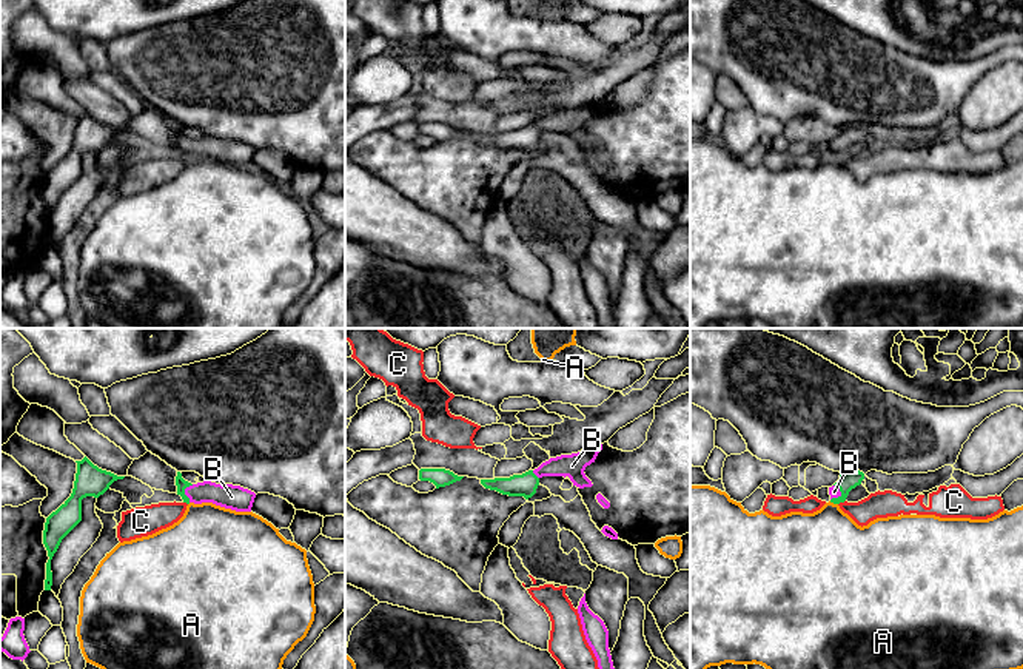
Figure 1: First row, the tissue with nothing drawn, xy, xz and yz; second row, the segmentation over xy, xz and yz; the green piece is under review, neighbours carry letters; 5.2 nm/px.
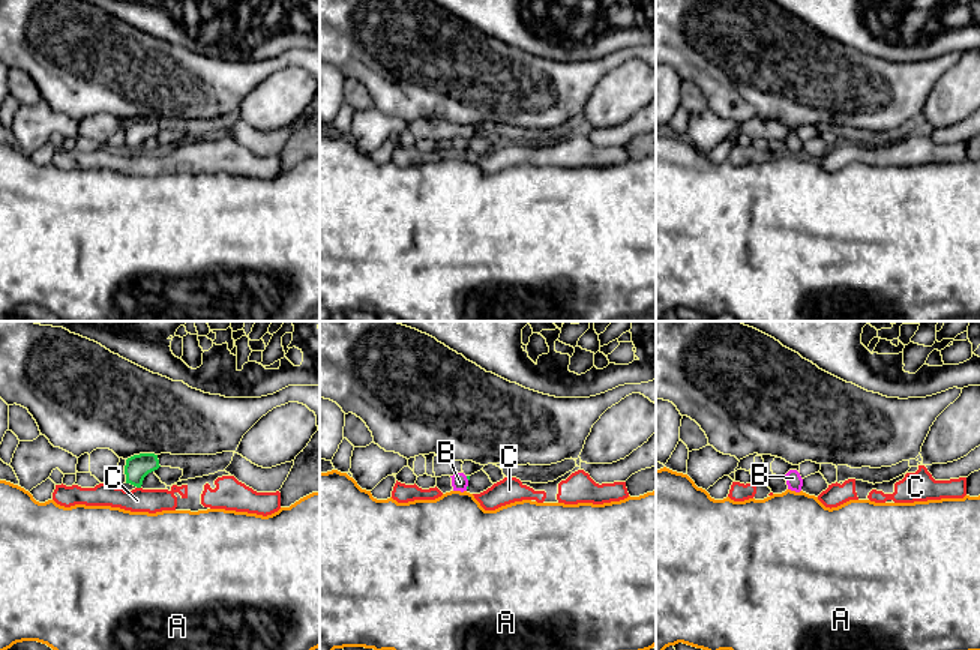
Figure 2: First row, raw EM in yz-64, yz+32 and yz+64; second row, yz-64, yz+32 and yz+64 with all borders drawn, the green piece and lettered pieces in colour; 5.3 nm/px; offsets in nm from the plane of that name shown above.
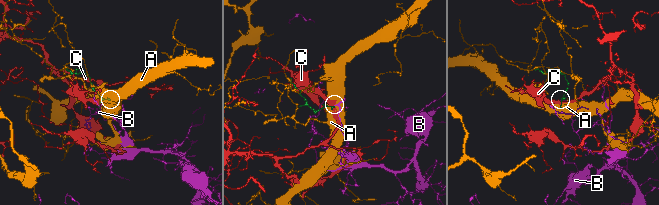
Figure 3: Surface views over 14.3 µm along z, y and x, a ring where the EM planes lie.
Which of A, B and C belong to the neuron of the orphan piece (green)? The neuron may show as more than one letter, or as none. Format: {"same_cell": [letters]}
{"same_cell": ["B"]}

